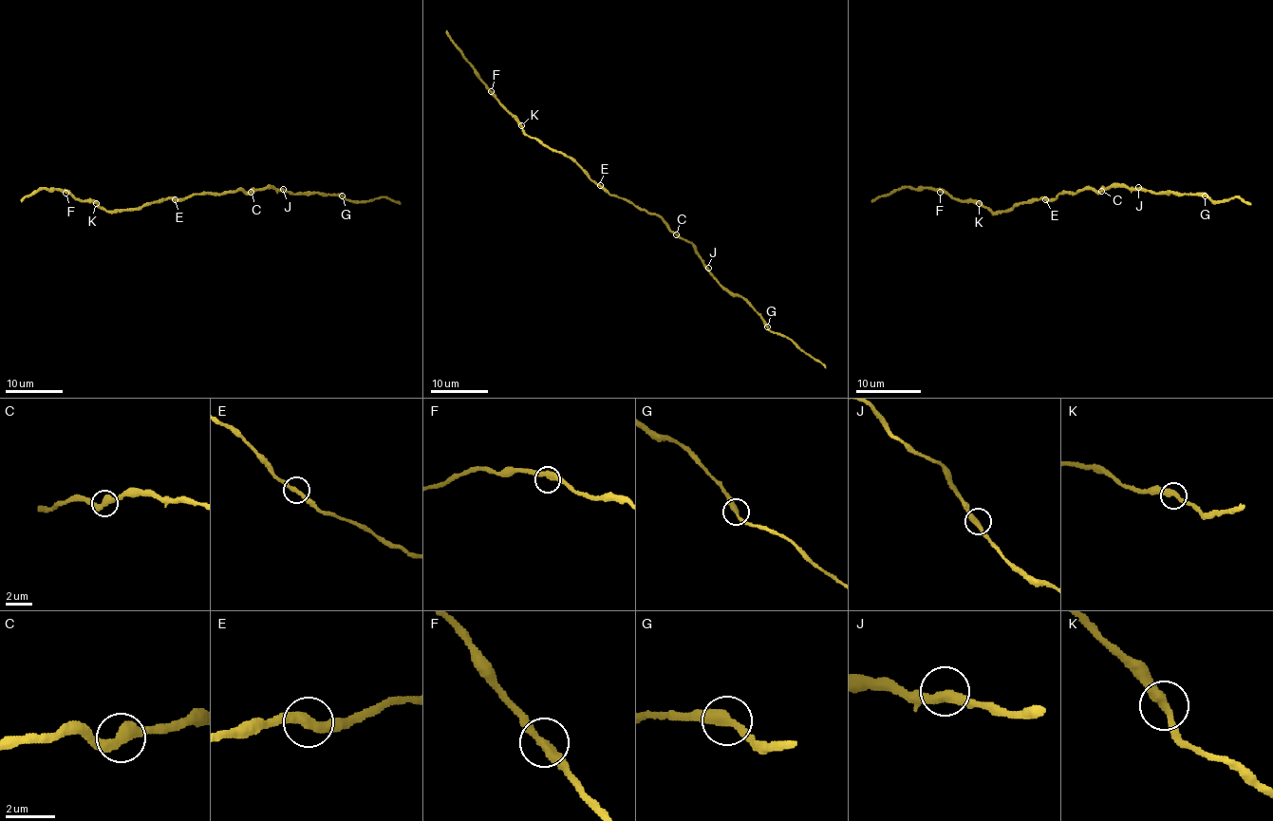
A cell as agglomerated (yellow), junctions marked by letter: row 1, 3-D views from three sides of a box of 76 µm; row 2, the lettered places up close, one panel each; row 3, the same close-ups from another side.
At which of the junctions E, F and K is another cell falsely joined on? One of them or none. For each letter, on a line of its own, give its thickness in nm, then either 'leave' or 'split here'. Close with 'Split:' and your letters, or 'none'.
E: 360 nm | split here
F: 400 nm | leave
K: 360 nm | leave
Split: E

